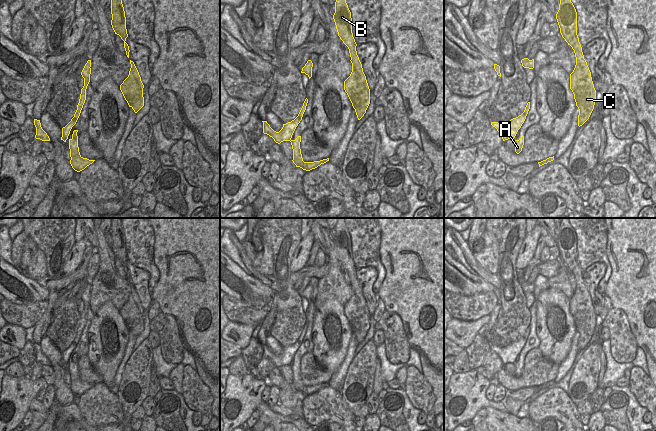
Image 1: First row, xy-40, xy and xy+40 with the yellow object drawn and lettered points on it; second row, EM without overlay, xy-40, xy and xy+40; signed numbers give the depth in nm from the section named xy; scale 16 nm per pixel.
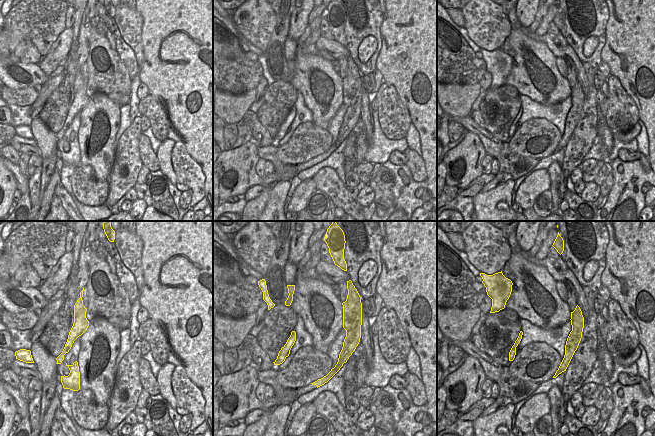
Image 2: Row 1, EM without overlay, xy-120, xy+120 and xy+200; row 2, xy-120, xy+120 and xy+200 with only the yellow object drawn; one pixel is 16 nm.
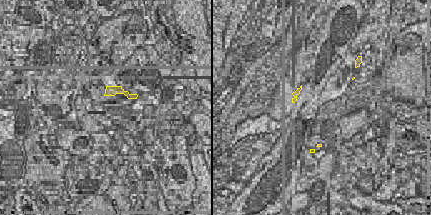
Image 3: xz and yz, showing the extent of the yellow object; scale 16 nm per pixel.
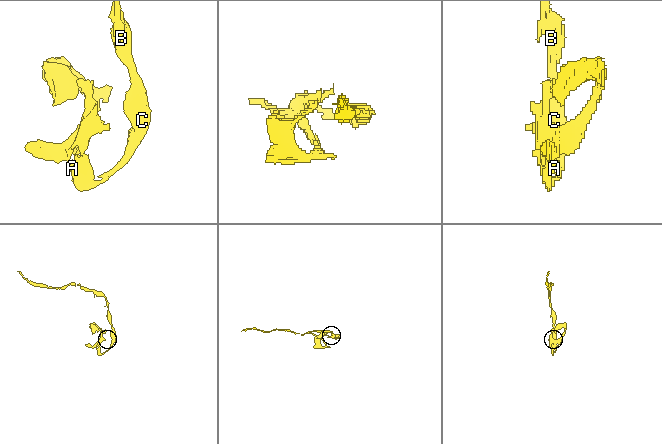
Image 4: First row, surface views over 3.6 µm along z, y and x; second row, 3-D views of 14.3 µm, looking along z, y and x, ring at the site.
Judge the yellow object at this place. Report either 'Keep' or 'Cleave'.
Cleave.

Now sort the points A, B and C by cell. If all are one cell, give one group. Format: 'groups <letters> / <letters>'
groups A / B C

